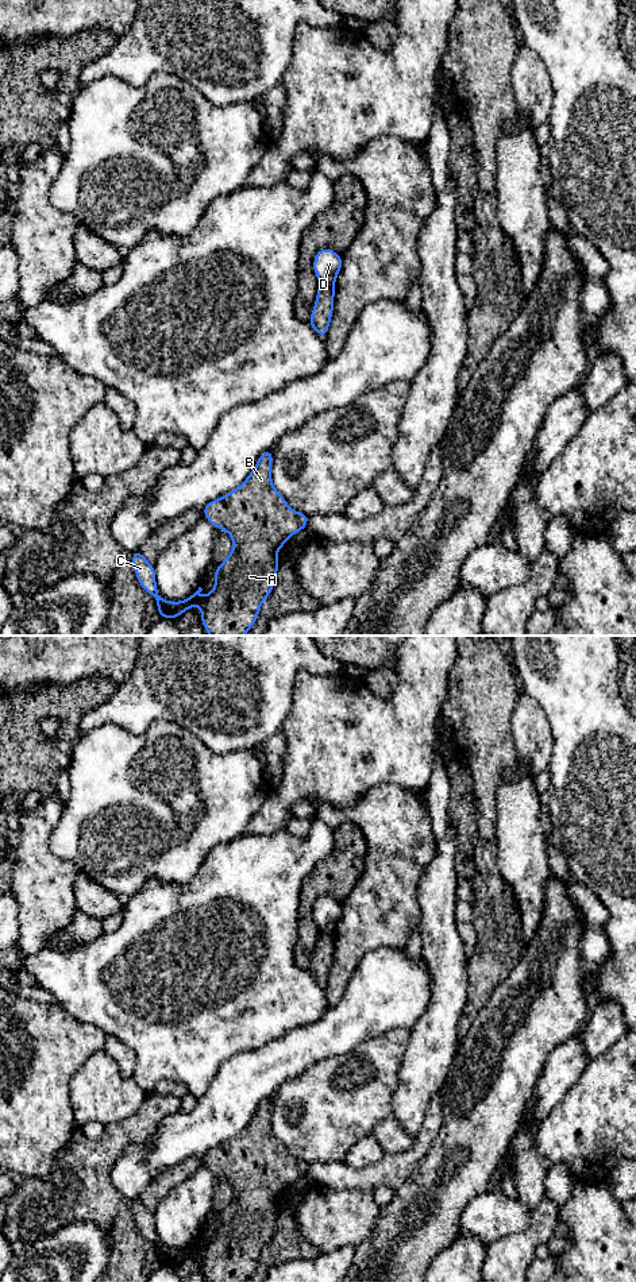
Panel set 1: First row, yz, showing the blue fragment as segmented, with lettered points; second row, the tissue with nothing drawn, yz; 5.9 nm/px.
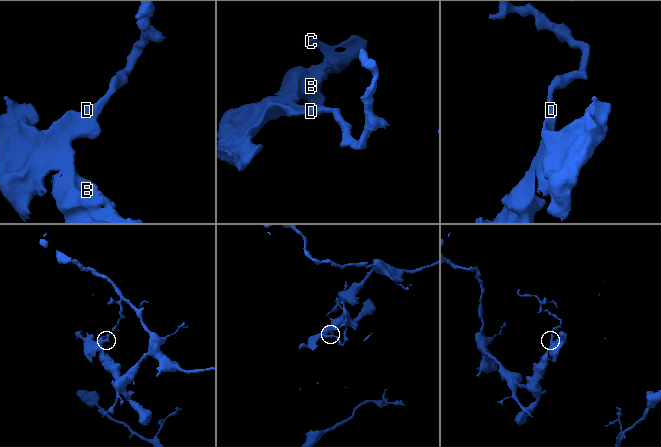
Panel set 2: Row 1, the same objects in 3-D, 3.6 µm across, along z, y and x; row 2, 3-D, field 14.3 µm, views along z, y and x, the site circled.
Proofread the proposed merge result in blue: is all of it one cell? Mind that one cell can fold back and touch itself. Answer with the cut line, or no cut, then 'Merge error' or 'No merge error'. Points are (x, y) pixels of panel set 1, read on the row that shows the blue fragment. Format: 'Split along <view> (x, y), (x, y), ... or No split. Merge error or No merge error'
Split along yz (320, 284), (332, 288). Merge error

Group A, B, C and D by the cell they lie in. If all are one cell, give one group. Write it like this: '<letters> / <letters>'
A B C / D

